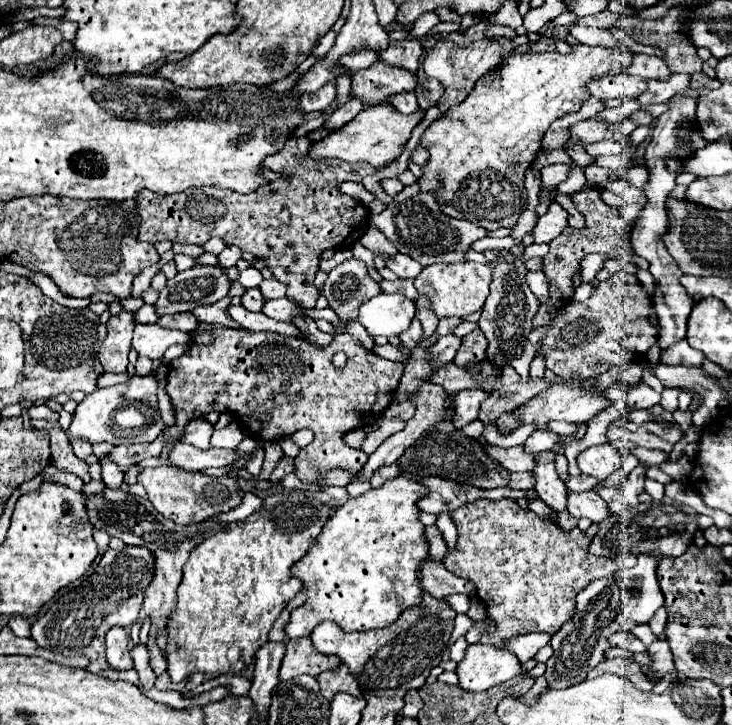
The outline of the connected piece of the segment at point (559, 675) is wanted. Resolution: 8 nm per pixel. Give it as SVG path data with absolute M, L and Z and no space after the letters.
M642 553L638 555L638 563L628 569L628 577L610 575L586 585L576 599L576 613L572 621L568 621L556 635L552 635L554 655L546 663L546 691L550 689L566 689L576 683L582 683L592 667L596 667L606 649L610 647L608 637L616 631L630 631L634 625L648 623L652 615L664 605L664 595L660 591L656 569L660 561L660 553Z

